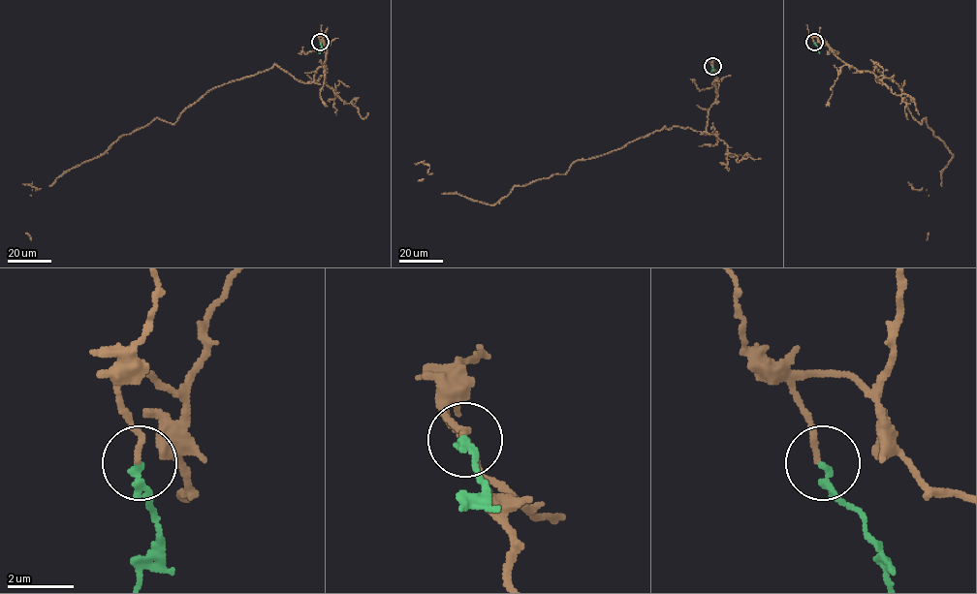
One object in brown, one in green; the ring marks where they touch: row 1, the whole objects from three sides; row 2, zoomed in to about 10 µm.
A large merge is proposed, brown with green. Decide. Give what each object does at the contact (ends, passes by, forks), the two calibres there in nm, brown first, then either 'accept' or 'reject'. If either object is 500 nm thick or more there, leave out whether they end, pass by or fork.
brown ends there; green ends there; 170 nm thick on the brown side, 240 nm on the other; accept

